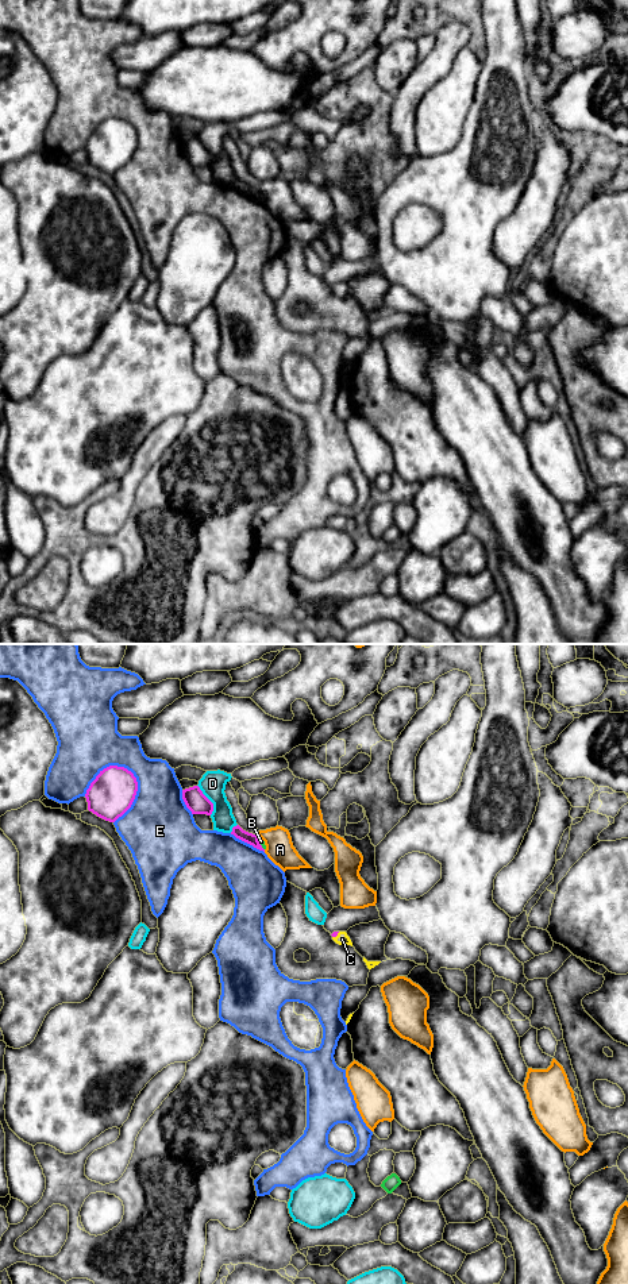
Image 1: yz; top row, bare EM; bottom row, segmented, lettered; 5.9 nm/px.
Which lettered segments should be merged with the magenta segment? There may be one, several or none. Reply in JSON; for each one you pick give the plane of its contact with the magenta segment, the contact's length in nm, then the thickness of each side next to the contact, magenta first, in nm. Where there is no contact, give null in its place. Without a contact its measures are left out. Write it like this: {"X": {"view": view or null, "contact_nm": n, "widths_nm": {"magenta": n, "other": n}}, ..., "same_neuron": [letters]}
{"C": {"view": "yz", "contact_nm": 60, "widths_nm": {"magenta": 30, "other": 80}}, "same_neuron": ["C"]}

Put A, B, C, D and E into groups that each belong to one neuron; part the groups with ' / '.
A / B / C / D / E

